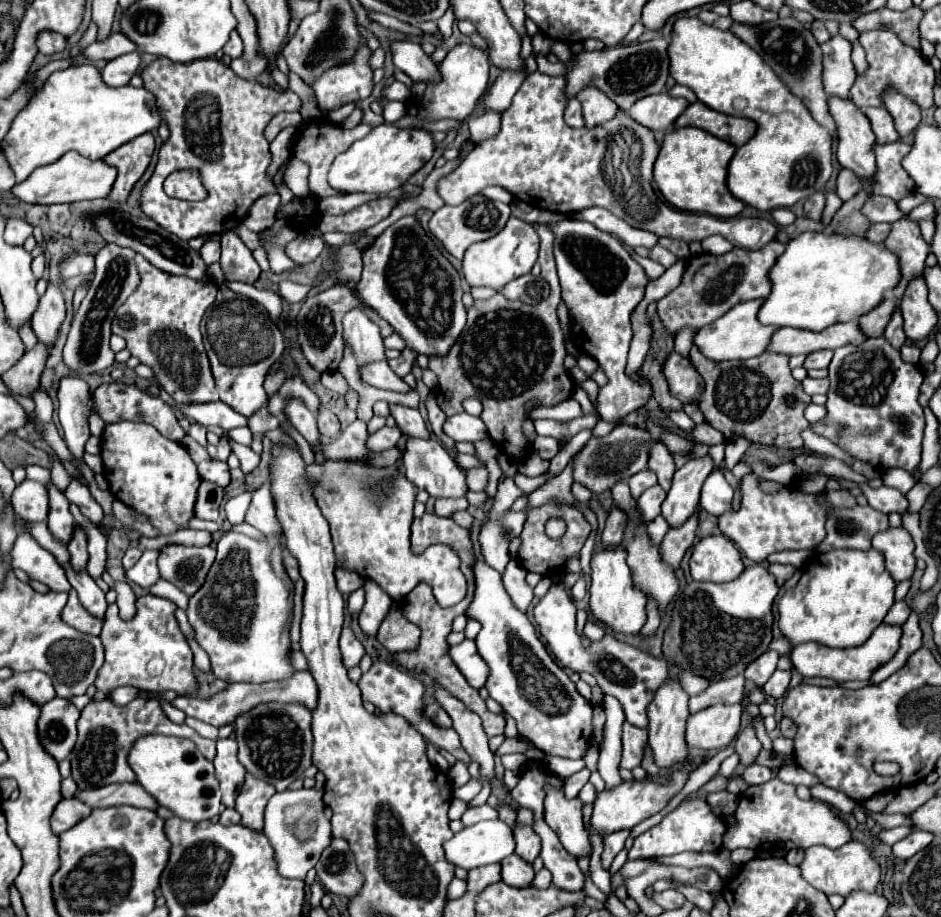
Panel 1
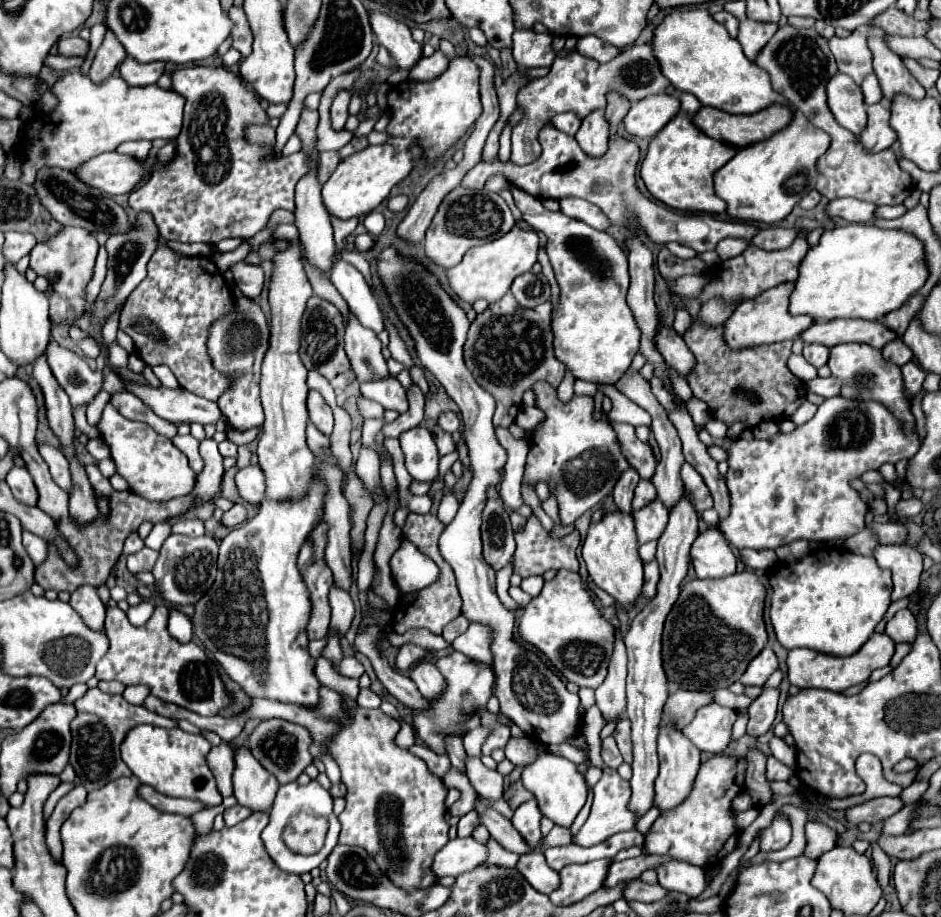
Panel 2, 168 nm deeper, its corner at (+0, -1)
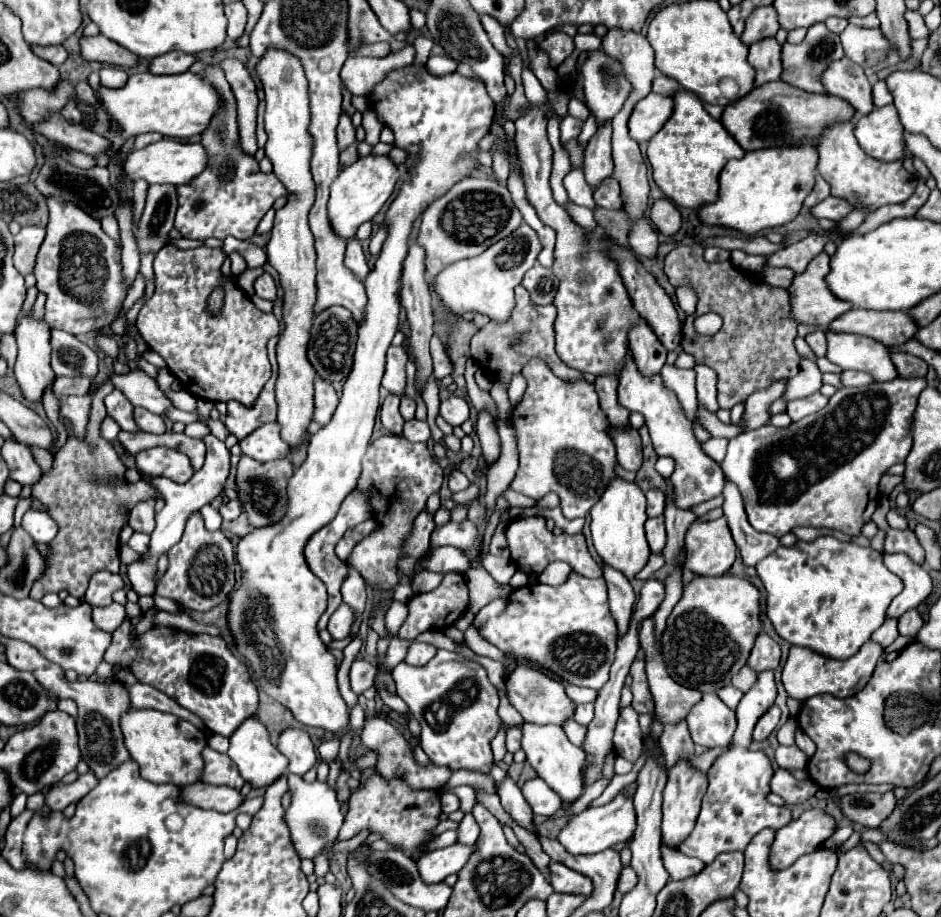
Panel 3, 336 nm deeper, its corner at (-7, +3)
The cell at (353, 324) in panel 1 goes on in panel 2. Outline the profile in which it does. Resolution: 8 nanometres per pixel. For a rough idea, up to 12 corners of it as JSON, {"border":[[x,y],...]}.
{"border":[[340,260],[330,280],[364,328],[384,330],[378,302],[352,264]]}

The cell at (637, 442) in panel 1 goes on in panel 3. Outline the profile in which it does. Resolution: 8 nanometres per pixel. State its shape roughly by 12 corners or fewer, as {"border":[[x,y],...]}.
{"border":[[541,358],[511,412],[509,486],[583,518],[617,454],[593,384]]}

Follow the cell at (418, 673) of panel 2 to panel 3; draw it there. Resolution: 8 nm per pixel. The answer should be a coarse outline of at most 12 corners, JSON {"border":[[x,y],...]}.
{"border":[[411,642],[405,662],[427,664],[437,648],[423,642]]}

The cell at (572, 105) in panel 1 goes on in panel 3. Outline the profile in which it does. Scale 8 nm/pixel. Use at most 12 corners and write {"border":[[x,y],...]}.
{"border":[[565,116],[561,122],[561,144],[581,134],[581,120]]}

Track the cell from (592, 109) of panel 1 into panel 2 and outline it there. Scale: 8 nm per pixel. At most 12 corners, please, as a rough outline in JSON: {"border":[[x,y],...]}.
{"border":[[604,110],[582,120],[576,140],[586,154],[608,148],[610,122]]}

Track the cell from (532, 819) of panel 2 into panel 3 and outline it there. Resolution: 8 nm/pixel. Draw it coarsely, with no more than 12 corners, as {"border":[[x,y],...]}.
{"border":[[539,776],[521,788],[533,814],[553,816],[561,798]]}

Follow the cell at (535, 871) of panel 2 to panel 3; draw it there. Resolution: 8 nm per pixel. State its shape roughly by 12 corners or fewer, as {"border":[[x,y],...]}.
{"border":[[557,862],[551,886],[559,894],[591,896],[593,882]]}

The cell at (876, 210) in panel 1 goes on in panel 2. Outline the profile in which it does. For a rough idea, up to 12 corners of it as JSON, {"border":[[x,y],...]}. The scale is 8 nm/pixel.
{"border":[[856,198],[828,204],[830,216],[848,222],[872,222],[876,204]]}

